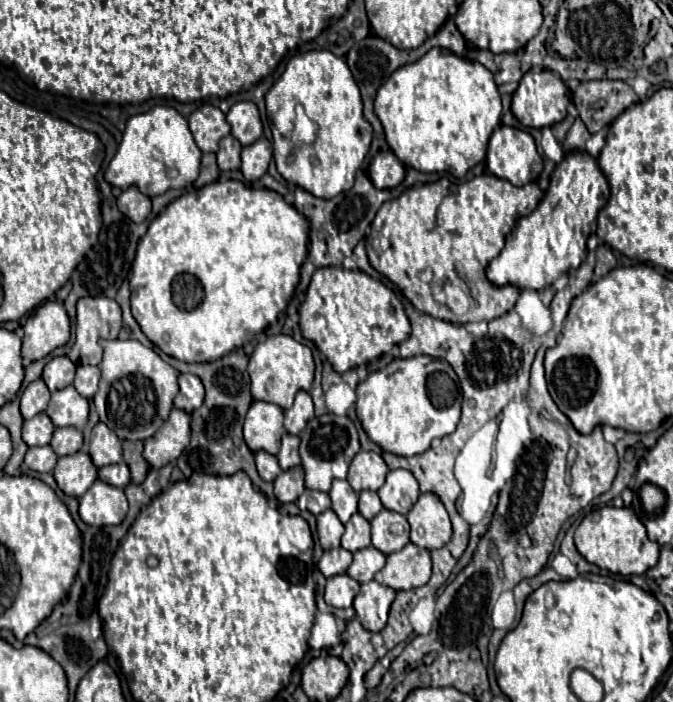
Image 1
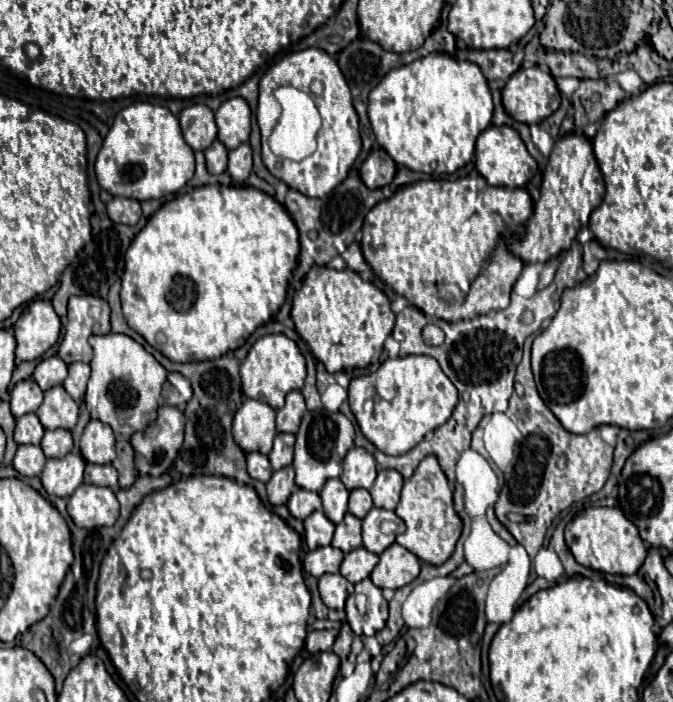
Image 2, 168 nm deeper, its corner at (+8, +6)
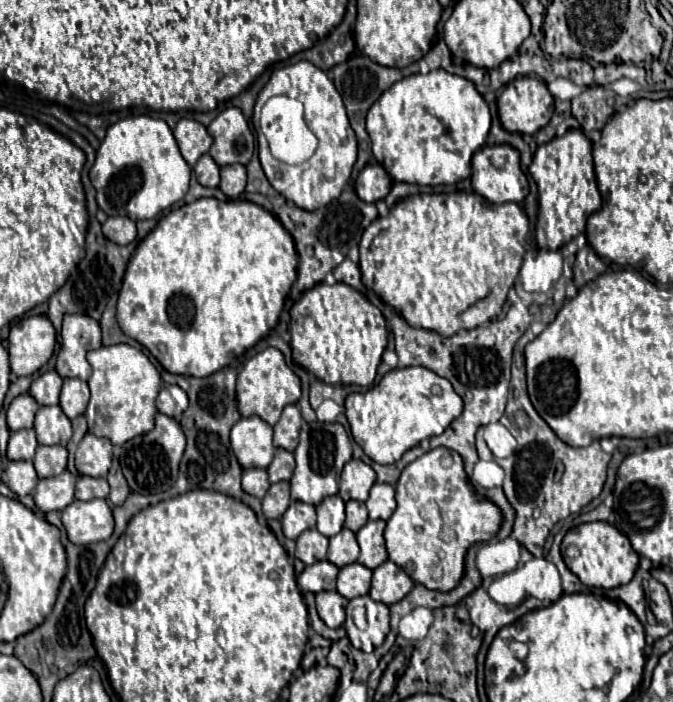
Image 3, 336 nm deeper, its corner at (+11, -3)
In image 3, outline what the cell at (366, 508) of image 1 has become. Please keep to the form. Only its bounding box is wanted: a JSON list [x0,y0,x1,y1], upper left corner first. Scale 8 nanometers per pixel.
[345,500,369,532]

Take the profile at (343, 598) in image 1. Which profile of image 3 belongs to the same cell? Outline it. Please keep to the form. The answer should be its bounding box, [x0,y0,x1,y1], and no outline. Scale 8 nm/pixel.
[317,592,347,628]

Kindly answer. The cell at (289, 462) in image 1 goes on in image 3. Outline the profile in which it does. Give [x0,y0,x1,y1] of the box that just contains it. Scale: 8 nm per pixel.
[267,448,295,484]

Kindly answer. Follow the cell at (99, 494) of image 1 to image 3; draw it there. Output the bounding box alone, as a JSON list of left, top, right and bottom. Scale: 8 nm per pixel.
[61,500,113,544]

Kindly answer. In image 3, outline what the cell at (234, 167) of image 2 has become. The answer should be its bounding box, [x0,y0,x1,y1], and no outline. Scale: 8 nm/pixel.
[219,166,247,200]

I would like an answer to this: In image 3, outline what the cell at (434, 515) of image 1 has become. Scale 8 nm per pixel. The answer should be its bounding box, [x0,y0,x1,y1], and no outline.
[385,446,503,592]

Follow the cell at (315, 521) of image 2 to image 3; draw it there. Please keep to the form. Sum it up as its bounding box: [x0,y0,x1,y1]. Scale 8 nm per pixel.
[295,530,329,566]

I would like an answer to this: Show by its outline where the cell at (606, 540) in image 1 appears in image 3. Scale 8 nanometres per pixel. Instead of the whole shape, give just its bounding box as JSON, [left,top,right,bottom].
[561,522,639,590]

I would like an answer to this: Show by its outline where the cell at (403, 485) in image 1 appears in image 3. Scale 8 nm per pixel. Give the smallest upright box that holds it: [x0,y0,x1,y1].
[365,484,397,520]

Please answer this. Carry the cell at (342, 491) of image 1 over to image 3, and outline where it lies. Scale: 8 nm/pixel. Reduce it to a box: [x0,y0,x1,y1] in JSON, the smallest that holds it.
[317,496,345,538]

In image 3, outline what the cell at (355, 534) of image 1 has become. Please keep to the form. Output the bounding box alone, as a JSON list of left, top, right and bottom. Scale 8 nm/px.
[327,528,359,568]

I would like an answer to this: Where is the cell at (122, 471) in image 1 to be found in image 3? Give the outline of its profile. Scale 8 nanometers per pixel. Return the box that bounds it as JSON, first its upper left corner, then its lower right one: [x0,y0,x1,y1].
[75,476,109,500]

